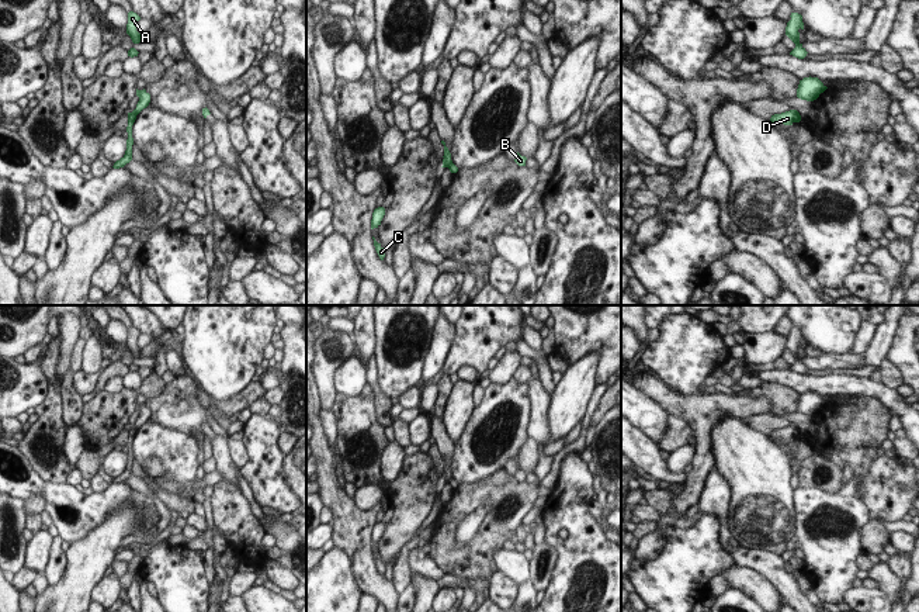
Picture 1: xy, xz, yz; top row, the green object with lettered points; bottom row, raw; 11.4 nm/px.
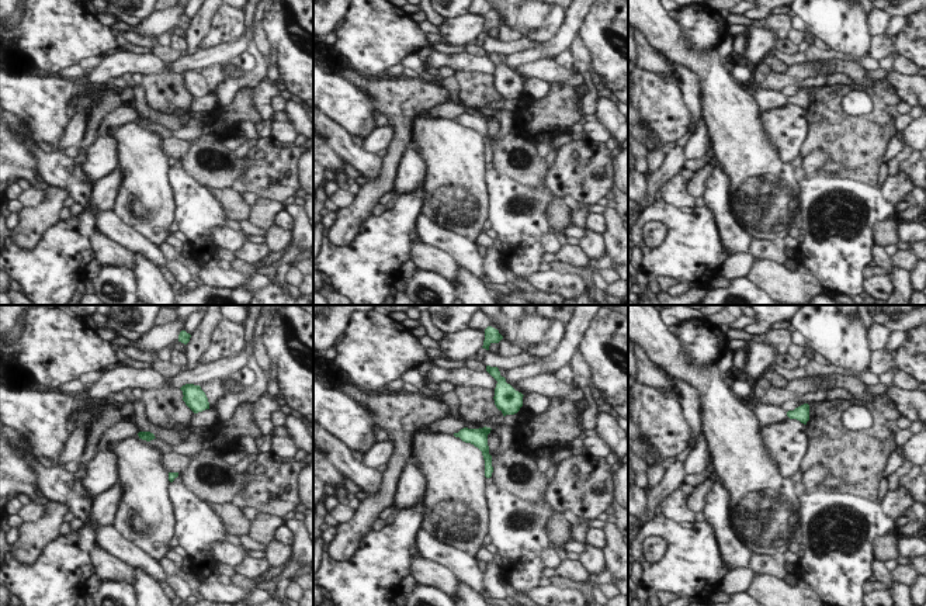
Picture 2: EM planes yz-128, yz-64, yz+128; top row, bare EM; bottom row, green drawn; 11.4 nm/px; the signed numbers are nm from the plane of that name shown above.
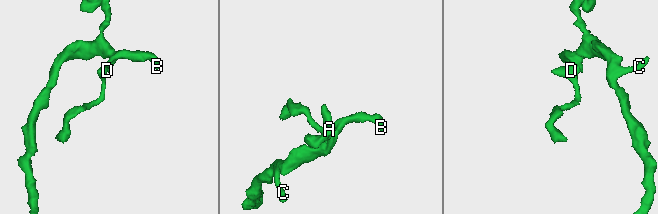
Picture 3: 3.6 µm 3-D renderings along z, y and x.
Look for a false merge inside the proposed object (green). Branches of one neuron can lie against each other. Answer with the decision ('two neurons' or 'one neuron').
two neurons

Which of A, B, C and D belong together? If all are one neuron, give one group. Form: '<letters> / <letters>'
A B C / D

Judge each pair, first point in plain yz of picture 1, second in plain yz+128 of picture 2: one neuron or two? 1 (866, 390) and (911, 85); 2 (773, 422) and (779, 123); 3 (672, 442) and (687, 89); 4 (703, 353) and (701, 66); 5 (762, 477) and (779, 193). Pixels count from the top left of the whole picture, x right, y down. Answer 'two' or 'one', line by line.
1: one
2: two
3: two
4: two
5: one

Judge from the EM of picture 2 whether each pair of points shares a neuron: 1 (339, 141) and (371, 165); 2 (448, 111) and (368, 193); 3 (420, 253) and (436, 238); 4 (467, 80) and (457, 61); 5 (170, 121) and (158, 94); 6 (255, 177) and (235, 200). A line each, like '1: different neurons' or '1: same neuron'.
1: same neuron
2: different neurons
3: different neurons
4: different neurons
5: different neurons
6: different neurons

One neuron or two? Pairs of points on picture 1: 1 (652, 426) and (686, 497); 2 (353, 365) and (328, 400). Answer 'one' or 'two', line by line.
1: two
2: two

